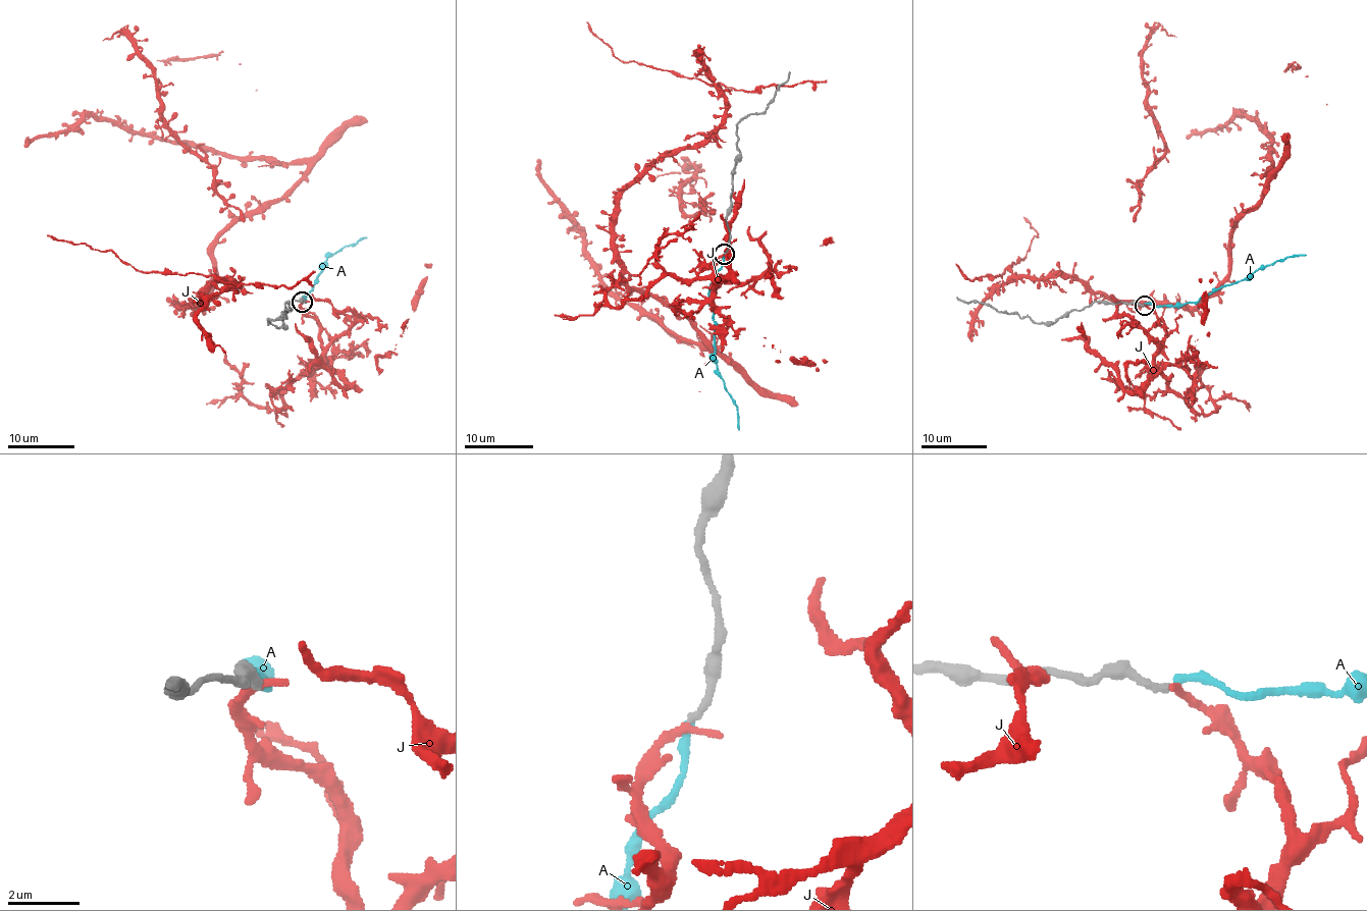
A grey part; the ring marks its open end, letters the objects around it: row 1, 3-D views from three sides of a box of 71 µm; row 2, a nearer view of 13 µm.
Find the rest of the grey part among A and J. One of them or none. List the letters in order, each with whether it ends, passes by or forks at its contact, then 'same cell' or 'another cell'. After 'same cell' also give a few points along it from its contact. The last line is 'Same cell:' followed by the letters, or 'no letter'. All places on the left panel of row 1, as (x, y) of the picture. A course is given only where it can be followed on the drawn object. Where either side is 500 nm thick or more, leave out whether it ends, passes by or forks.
A: it ends | same cell | via (302, 301), (305, 299), (306, 302), (303, 297), (311, 291), (329, 256), (367, 236)
J: it ends | another cell
Same cell: A

